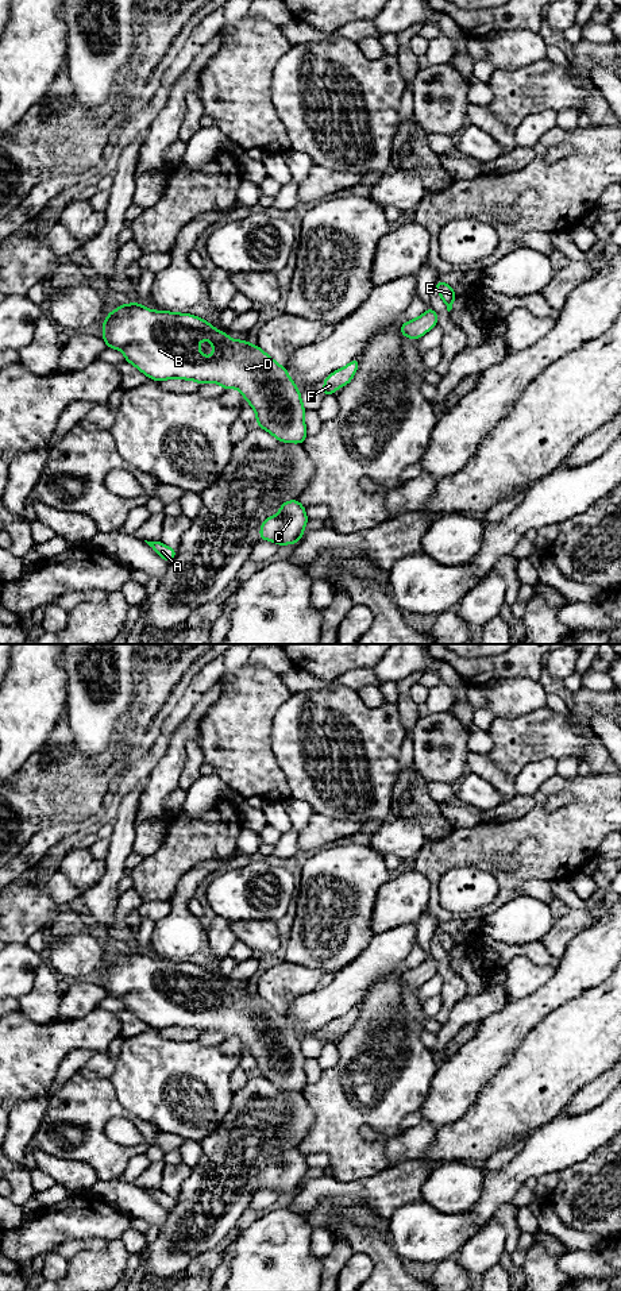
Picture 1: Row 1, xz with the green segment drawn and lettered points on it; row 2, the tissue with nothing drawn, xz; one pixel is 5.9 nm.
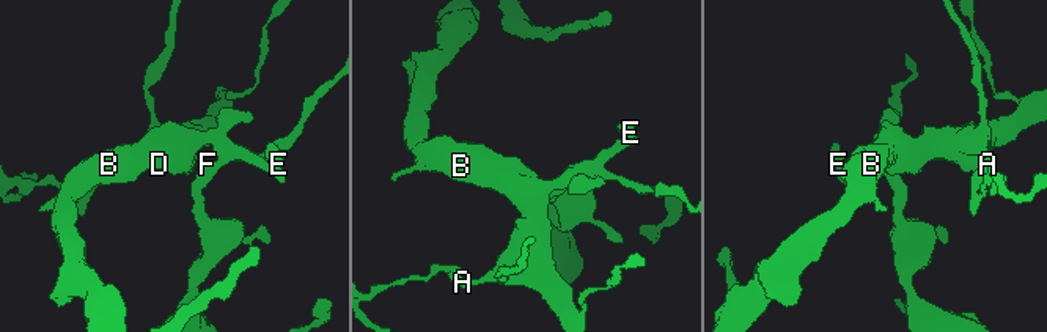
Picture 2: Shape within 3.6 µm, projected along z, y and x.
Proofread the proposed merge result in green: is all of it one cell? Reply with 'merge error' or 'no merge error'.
no merge error

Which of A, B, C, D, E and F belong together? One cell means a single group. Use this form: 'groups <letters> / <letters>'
groups A B C D E F

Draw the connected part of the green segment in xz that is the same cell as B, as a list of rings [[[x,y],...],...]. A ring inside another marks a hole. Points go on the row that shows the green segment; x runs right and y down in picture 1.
[[[122,304],[117,309],[108,312],[103,323],[101,338],[107,343],[107,348],[117,348],[124,354],[124,361],[132,363],[150,379],[162,382],[169,378],[190,379],[200,385],[209,382],[219,384],[224,390],[239,389],[243,398],[254,408],[256,413],[258,427],[266,429],[277,440],[285,443],[302,444],[308,433],[305,429],[305,413],[301,392],[292,381],[286,371],[286,366],[278,365],[270,355],[259,348],[258,344],[251,346],[247,339],[234,340],[223,331],[216,330],[198,316],[190,313],[176,313],[167,311],[150,311],[143,304]],[[208,339],[213,344],[213,355],[205,358],[198,347],[198,342]]]

